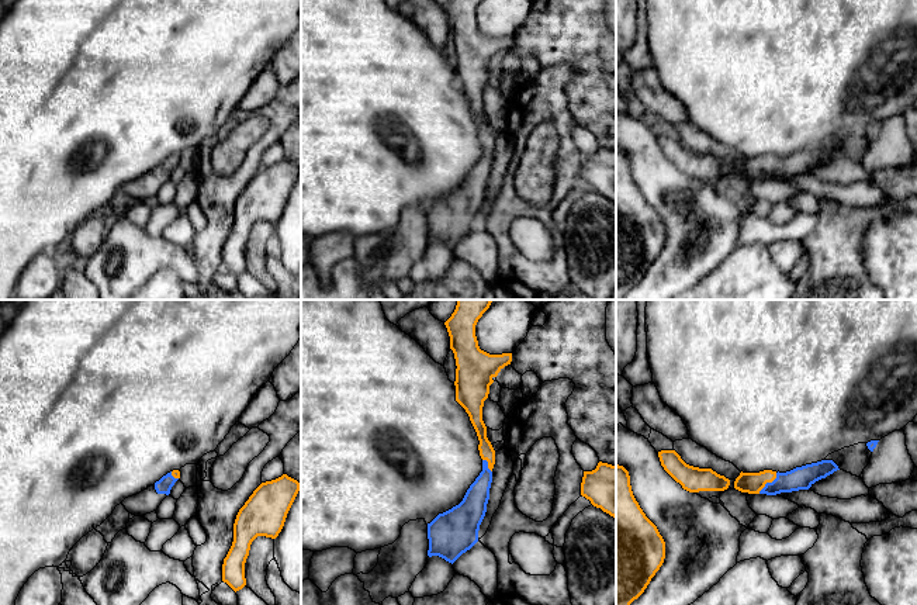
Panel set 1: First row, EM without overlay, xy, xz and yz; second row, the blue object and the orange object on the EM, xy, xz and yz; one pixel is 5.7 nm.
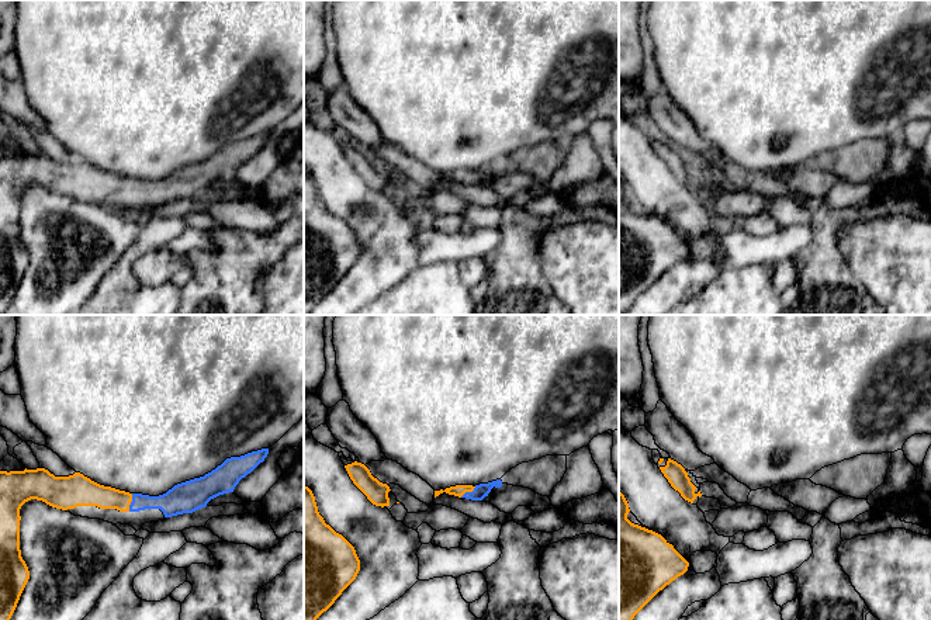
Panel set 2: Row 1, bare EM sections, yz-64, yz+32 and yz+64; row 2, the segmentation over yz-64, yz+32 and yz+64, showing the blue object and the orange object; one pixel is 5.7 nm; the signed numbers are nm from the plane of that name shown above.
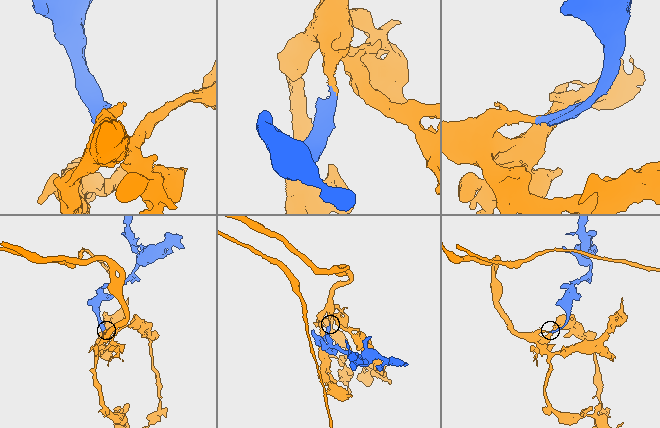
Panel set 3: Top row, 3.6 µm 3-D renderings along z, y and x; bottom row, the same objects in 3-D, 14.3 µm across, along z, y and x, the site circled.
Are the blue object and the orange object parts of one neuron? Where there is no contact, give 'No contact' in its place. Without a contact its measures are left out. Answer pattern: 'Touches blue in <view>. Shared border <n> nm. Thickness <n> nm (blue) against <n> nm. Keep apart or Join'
Touches blue in yz. Shared border 160 nm. Thickness 130 nm (blue) against 120 nm. Join

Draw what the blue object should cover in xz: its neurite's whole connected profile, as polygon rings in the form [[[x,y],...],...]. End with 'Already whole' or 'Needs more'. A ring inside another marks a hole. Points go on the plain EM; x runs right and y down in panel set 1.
[[[451,0],[446,7],[450,34],[456,44],[456,86],[466,94],[477,117],[482,156],[463,186],[428,208],[428,241],[454,248],[478,227],[480,210],[487,197],[495,135],[482,106],[484,86],[494,62],[512,46],[512,38],[489,39],[480,34],[475,10],[482,0]]]. Needs more

